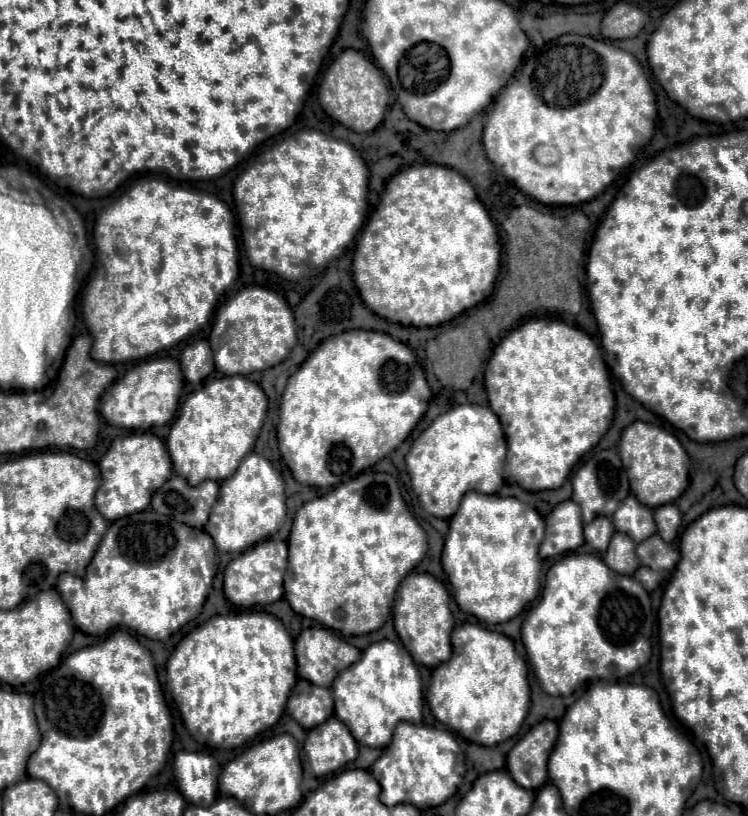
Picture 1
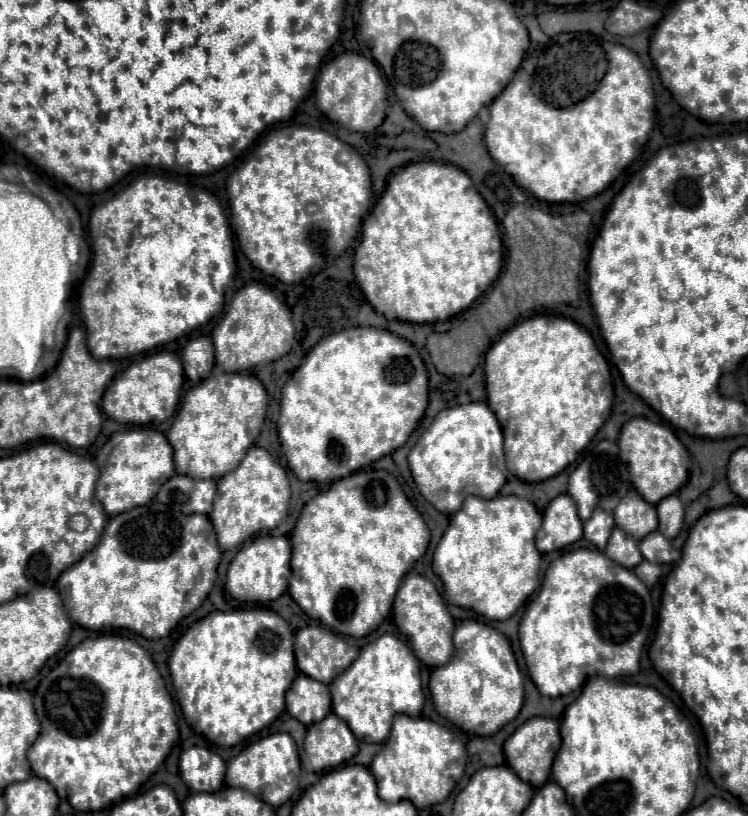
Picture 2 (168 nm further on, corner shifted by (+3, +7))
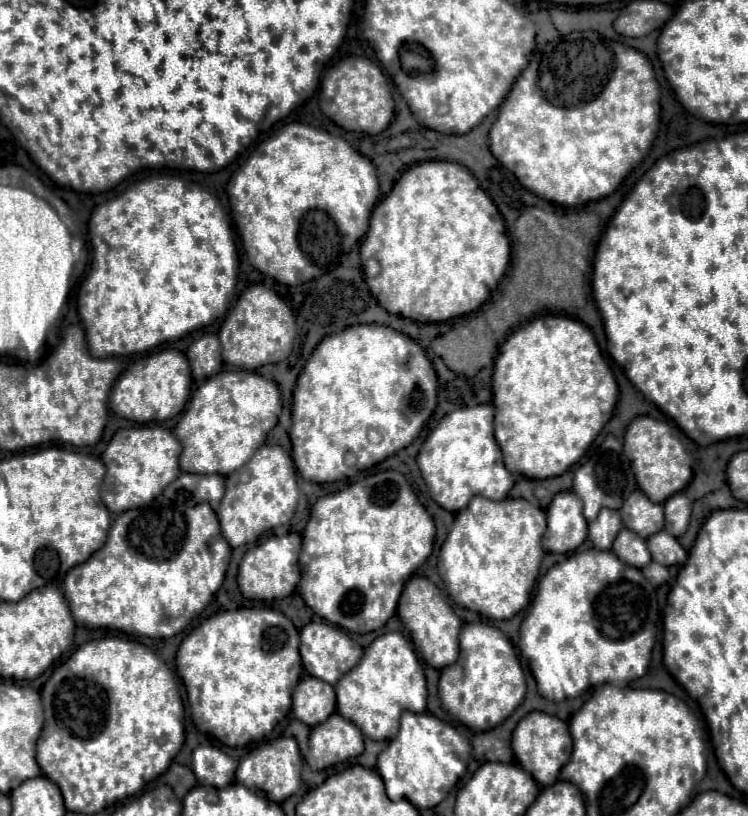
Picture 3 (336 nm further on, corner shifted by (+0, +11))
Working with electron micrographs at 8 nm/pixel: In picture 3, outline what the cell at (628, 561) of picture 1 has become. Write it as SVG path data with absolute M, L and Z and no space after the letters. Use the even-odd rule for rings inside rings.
M621 529L619 537L615 539L613 553L627 565L631 567L645 567L651 563L651 555L647 551L645 539L641 539L637 533L631 533L629 529Z

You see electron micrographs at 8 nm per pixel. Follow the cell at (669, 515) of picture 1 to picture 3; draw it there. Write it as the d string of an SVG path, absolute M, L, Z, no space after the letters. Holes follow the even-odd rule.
M677 493L675 497L669 497L665 501L665 521L667 521L665 529L667 529L667 533L681 537L687 531L689 519L691 519L691 501L683 493Z

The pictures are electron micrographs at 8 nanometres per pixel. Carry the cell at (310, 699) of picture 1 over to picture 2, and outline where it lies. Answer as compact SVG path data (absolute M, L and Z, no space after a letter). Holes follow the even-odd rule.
M300 673L286 693L286 711L300 723L310 725L322 721L330 713L330 709L332 699L328 685Z

